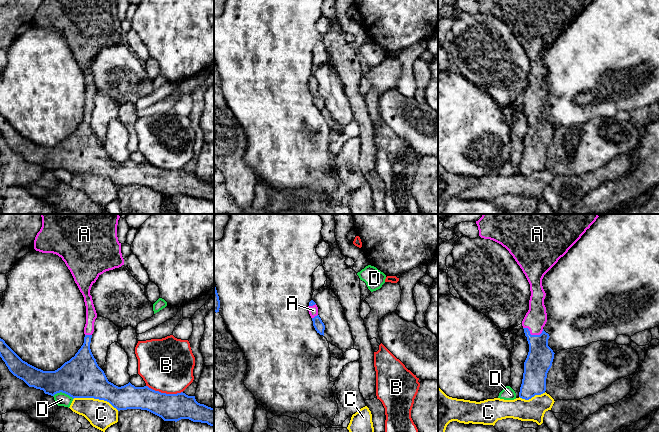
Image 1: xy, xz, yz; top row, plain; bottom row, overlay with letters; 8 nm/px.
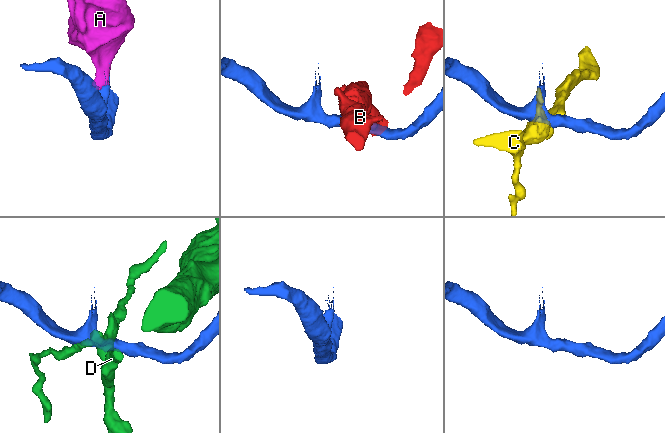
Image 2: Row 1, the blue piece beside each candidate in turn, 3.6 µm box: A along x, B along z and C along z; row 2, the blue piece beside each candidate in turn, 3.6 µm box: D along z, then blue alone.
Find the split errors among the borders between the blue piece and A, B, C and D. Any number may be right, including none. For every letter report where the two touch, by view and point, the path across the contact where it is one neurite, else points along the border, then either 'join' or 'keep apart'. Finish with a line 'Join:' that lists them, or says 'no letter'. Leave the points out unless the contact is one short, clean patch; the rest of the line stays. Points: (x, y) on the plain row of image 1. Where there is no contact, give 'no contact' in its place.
A: yz (532, 111) | across yz (539, 136), (538, 117), (532, 111), (535, 95) | join
B: xy (164, 169) | along xy (146, 161), (166, 169), (182, 168) | keep apart
C: xy (96, 174) | keep apart
D: xy (63, 168) | along xy (53, 171), (64, 168), (73, 174) | keep apart
Join: A

